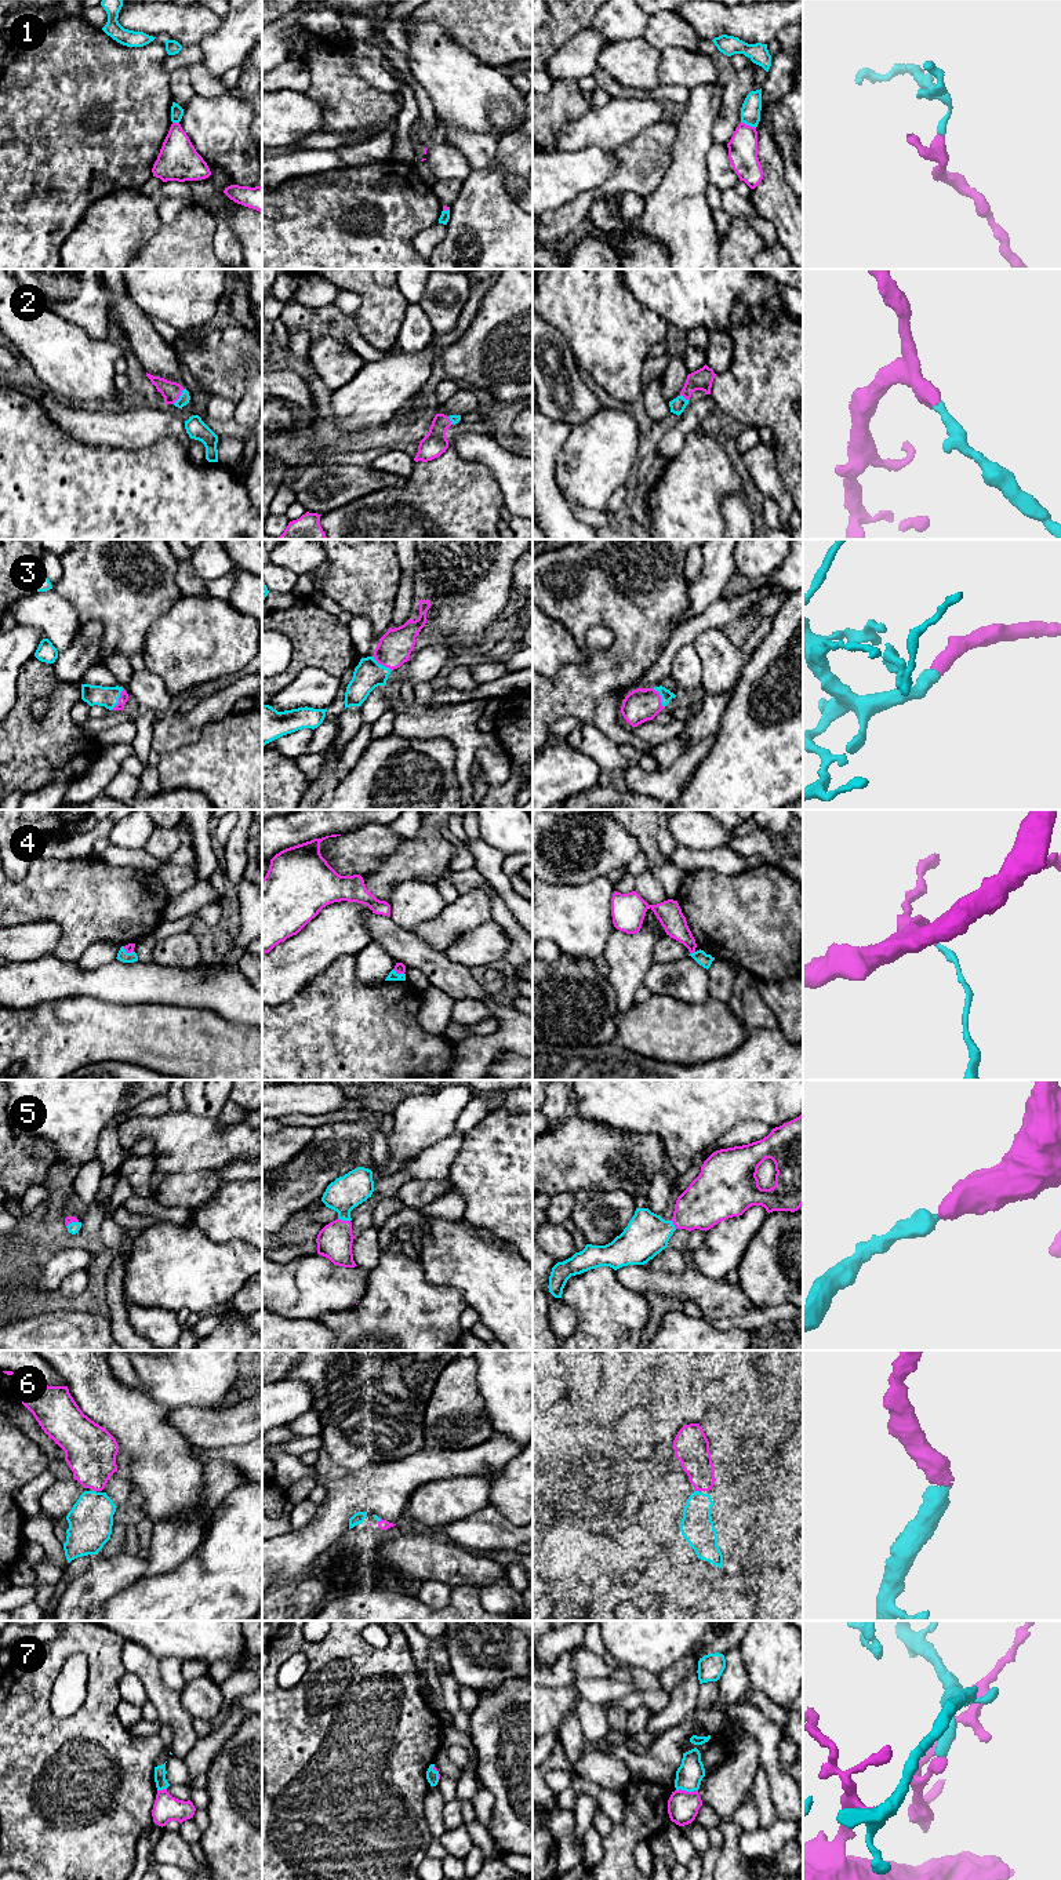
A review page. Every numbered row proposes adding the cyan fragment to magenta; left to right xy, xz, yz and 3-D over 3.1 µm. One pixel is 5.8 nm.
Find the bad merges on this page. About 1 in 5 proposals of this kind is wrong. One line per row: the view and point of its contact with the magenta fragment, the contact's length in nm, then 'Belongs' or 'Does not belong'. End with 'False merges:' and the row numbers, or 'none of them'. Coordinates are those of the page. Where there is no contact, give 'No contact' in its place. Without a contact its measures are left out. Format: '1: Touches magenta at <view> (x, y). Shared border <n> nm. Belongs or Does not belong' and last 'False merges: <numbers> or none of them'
1: Touches magenta at yz (748, 126). Shared border 100 nm. Does not belong
2: Touches magenta at xy (180, 395). Shared border 110 nm. Belongs
3: Touches magenta at xy (119, 700). Shared border 150 nm. Belongs
4: Touches magenta at yz (691, 952). Shared border 40 nm. Does not belong
5: Touches magenta at xz (344, 1221). Shared border 70 nm. Belongs
6: Touches magenta at yz (697, 1490). Shared border 30 nm. Belongs
7: Touches magenta at yz (687, 1792). Shared border 130 nm. Does not belong
False merges: 1, 4, 7

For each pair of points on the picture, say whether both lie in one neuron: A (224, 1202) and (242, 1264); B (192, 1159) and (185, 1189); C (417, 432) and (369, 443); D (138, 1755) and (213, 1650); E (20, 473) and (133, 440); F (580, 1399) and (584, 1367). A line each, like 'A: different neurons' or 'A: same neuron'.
A: different neurons
B: different neurons
C: same neuron
D: different neurons
E: different neurons
F: same neuron

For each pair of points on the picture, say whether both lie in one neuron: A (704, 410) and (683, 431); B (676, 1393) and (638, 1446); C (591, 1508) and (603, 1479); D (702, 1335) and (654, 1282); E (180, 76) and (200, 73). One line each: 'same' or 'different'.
A: same
B: different
C: same
D: different
E: different

